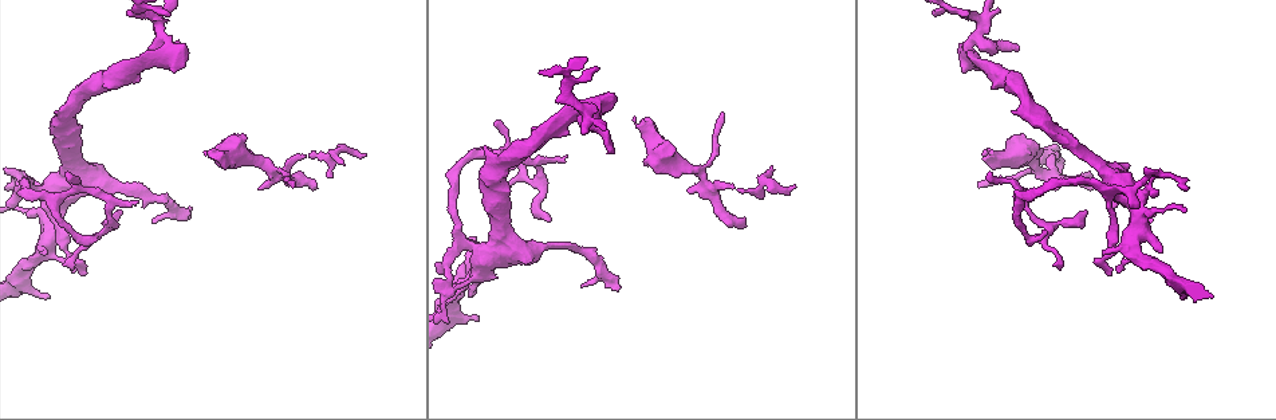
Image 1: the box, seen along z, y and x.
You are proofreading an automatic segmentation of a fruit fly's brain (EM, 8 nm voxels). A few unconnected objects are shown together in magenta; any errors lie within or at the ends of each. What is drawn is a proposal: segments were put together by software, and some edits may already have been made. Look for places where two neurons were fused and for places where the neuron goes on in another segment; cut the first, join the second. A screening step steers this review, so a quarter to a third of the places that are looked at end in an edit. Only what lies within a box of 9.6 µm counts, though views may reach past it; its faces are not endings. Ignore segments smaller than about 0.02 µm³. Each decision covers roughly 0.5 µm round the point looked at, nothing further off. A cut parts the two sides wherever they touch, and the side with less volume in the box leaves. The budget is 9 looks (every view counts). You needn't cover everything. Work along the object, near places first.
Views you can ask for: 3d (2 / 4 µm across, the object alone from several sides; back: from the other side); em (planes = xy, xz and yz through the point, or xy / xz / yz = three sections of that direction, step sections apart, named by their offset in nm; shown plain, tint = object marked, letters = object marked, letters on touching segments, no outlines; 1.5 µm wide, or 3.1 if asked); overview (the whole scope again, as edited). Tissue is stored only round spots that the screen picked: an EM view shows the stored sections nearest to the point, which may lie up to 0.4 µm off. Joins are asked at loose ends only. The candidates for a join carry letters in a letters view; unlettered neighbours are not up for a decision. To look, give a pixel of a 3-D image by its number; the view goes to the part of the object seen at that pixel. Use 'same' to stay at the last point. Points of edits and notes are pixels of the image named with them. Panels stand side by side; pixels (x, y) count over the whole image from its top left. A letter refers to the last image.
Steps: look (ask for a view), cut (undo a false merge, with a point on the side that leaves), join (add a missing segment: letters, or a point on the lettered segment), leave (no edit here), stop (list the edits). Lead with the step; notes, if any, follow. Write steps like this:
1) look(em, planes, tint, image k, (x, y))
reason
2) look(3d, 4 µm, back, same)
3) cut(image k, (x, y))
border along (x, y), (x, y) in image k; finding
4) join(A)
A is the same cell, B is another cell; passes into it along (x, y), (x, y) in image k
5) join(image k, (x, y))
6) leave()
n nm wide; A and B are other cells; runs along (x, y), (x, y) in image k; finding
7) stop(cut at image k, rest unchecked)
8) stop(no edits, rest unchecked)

look(3d, 2 µm, image 1, (1087, 212))
branch stops here

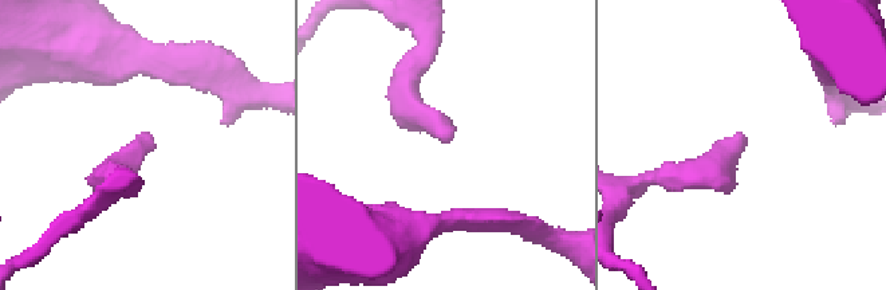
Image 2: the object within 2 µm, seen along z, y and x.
look(em, xy, step 4, letters, image 2, (746, 137))
now the EM

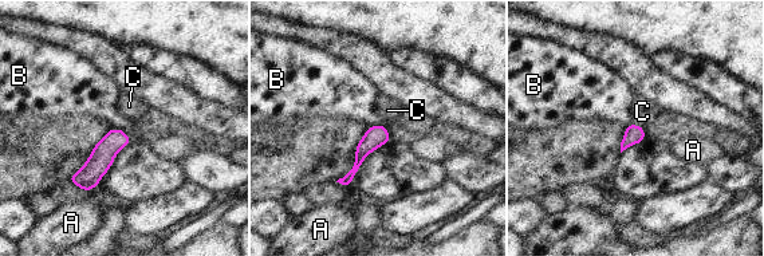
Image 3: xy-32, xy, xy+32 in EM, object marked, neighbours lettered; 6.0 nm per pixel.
look(em, planes, letters, same)

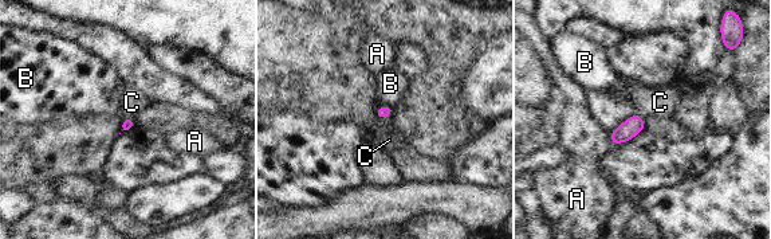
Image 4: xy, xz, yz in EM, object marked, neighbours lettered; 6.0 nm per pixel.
leave()
A, B and C are other cells; border along (392, 113), (381, 120) in image 4; none of them fits

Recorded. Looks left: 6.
look(3d, 4 µm, image 1, (616, 290))

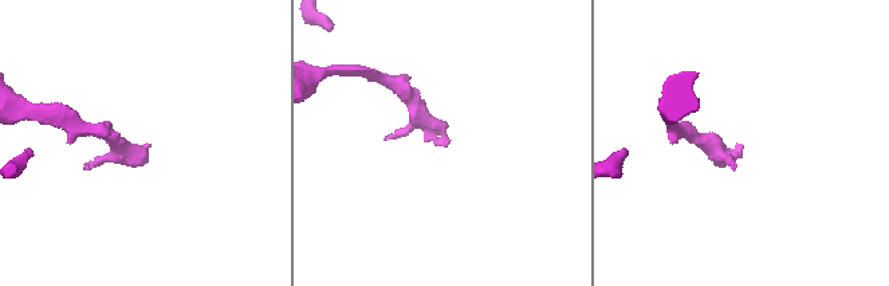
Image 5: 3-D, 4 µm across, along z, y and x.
look(em, planes, letters, image 5, (147, 144))
shape alone is not enough

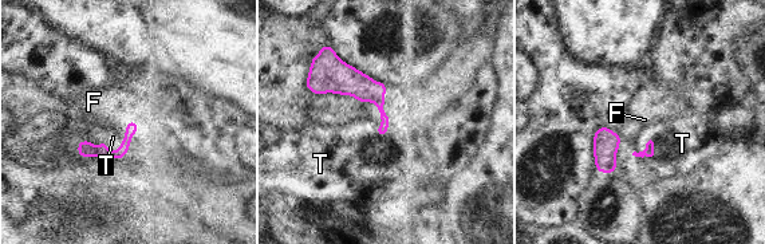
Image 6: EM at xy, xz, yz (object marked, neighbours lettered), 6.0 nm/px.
leave()
F and T are other cells; runs along (134, 125), (117, 153), (81, 152) in image 6; no lettered segment goes on from it

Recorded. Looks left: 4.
look(em, yz, step 4, letters, image 1, (258, 188))
branch stops here

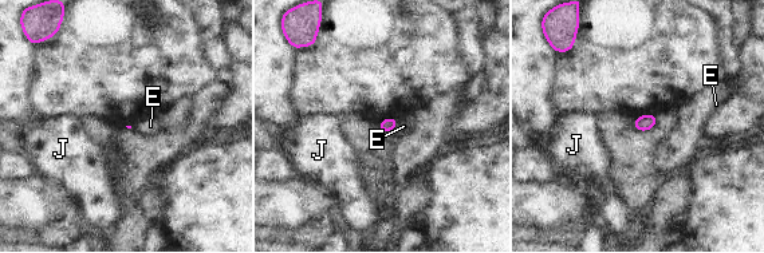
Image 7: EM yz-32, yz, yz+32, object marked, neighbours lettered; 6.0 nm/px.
look(em, planes, letters, same)
another direction

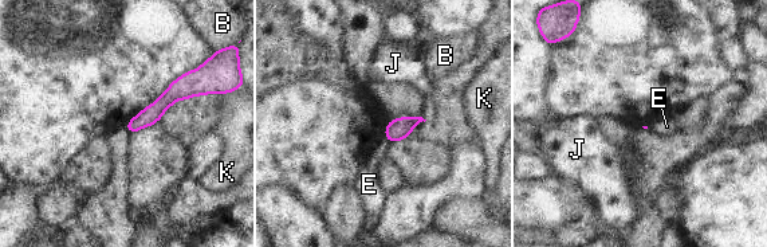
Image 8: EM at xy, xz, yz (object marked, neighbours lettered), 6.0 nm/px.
leave()
E touches over 50 nm; B, E, J and K are other cells; border along (385, 137), (390, 142) in image 8; no lettered segment goes on from it

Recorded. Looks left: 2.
look(3d, 4 µm, back, image 1, (497, 125))
tapers out

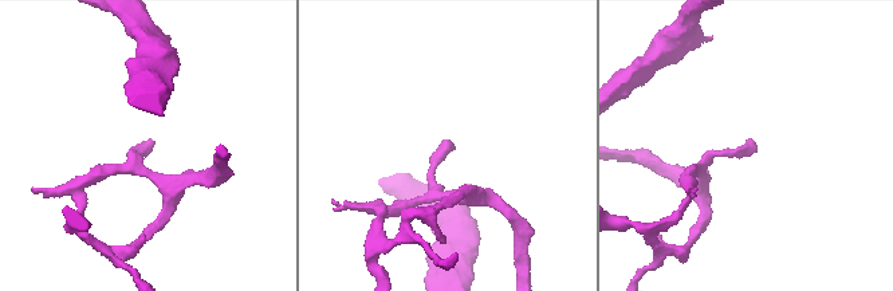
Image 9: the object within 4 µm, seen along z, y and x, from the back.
look(em, planes, letters, image 9, (148, 139))

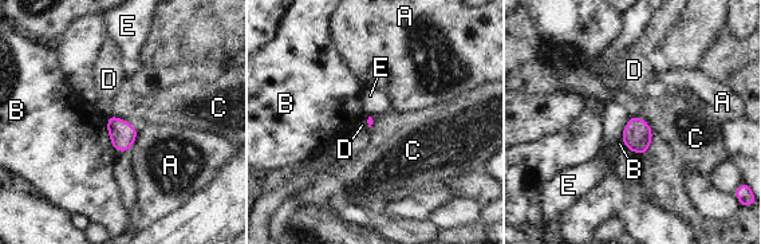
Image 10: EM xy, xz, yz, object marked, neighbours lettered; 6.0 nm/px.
leave()
A, B, C, D and E are other cells; border along (630, 115), (642, 118), (651, 130) in image 10; no lettered segment goes on from it

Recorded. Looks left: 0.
stop(no edits, rest unchecked)

